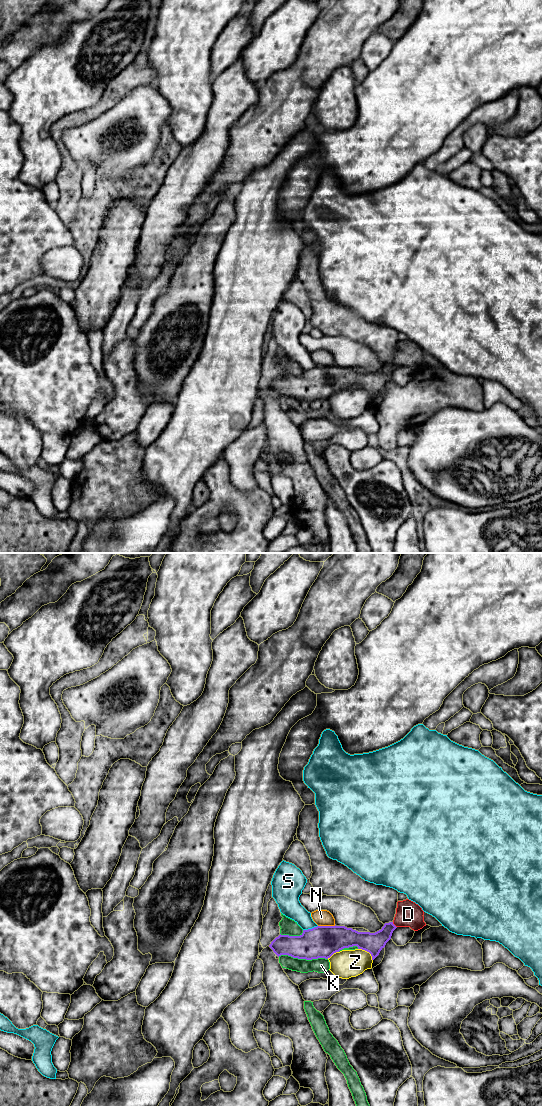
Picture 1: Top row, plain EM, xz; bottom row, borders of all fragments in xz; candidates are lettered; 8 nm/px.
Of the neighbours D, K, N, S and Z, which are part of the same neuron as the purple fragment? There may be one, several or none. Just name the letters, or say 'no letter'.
D

